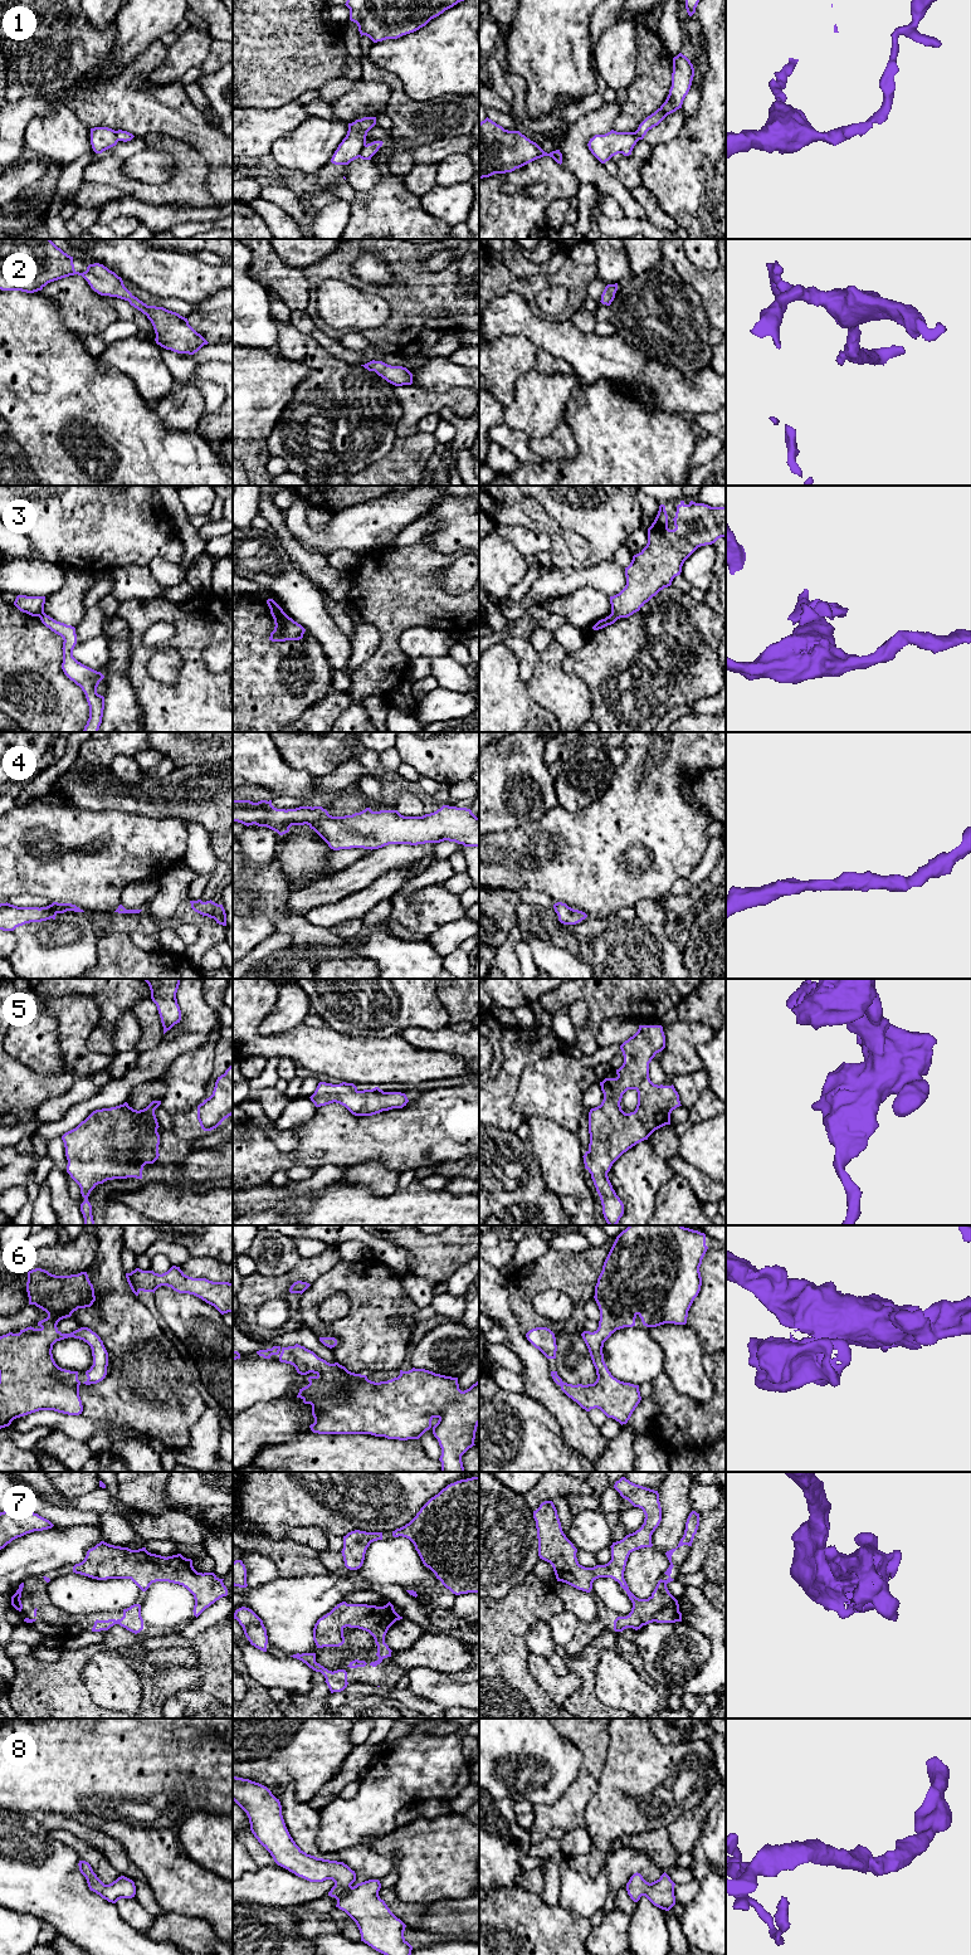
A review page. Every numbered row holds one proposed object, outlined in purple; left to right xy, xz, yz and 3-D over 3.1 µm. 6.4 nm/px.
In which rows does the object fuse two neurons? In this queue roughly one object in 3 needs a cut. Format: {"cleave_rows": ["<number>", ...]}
{"cleave_rows": ["1", "3"]}

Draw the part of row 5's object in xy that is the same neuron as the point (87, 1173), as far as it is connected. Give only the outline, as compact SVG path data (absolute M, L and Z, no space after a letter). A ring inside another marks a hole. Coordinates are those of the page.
M152 1101L143 1110L133 1110L127 1102L123 1105L93 1111L75 1128L62 1136L68 1160L67 1172L79 1185L84 1201L80 1211L84 1225L94 1225L92 1205L88 1201L91 1191L107 1180L136 1178L142 1179L142 1170L146 1164L153 1164L160 1154L158 1122L155 1110L161 1101Z

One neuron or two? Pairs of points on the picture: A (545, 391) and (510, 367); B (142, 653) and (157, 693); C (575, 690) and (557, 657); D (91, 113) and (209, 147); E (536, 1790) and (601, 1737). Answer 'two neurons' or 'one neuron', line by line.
A: two neurons
B: one neuron
C: one neuron
D: one neuron
E: two neurons

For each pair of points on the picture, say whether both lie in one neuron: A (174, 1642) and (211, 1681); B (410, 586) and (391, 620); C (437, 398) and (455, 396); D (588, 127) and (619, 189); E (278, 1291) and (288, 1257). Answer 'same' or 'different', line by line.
A: same
B: same
C: same
D: same
E: different

